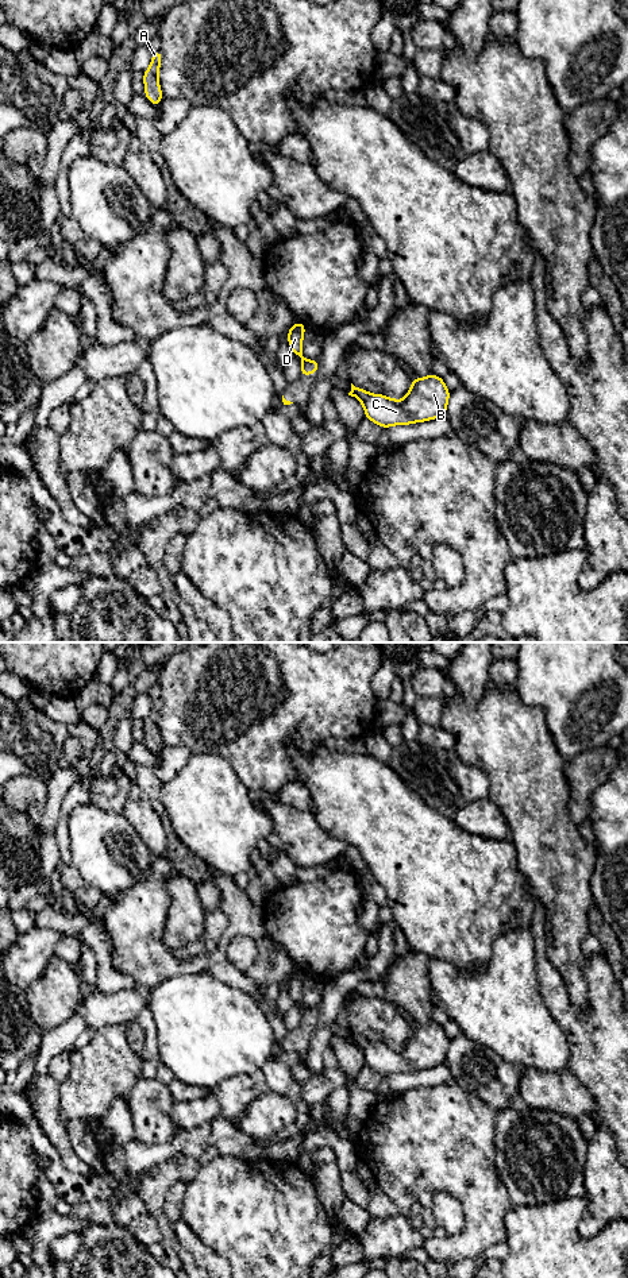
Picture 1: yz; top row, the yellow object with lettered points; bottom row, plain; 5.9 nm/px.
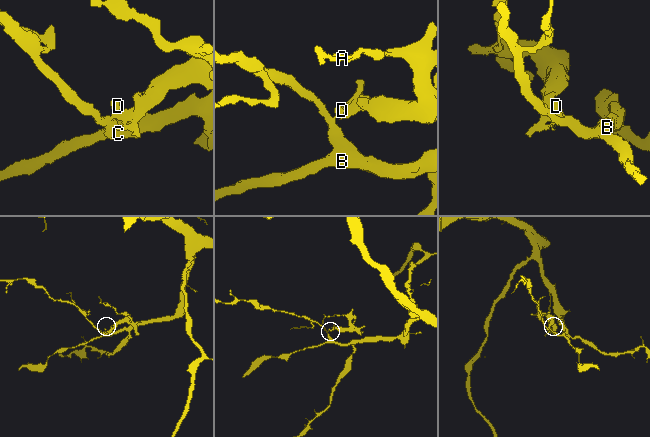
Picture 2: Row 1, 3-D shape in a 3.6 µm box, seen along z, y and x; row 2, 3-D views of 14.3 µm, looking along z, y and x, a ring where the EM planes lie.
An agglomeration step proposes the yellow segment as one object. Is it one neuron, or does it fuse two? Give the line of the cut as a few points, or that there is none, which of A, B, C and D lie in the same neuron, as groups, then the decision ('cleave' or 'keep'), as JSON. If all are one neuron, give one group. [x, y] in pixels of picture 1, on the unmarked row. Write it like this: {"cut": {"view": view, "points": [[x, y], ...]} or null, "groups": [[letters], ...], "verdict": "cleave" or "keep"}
{"cut": {"view": "yz", "points": [[307, 1007], [301, 1014]]}, "groups": [["A"], ["B", "C", "D"]], "verdict": "cleave"}

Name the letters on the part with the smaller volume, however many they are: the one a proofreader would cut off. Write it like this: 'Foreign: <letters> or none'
Foreign: A

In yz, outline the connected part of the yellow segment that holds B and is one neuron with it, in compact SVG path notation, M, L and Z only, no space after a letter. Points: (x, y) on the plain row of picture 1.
M432 1020L425 1026L412 1026L409 1039L402 1049L384 1042L371 1042L352 1031L348 1043L362 1050L365 1066L385 1077L446 1063L451 1040L443 1026Z

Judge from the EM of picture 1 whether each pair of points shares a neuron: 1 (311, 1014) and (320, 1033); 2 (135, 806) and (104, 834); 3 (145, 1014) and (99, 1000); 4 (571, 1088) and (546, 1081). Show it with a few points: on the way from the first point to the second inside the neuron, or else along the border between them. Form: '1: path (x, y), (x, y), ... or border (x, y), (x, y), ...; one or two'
1: border (319, 1007), (316, 1030), (305, 1053); two
2: border (122, 813), (143, 841); two
3: border (146, 1004), (134, 1022); two
4: path (565, 1088), (553, 1088); one

